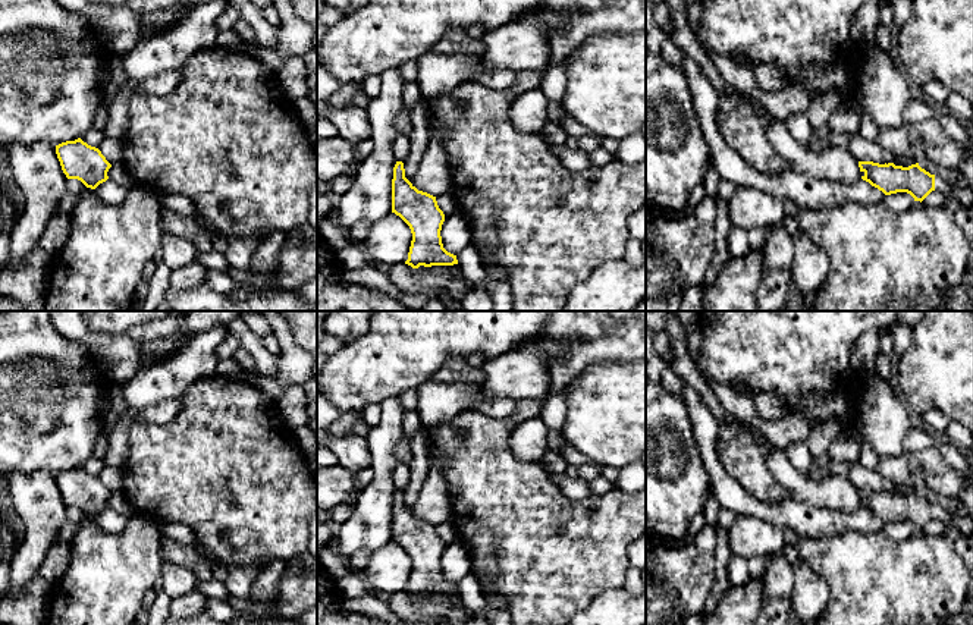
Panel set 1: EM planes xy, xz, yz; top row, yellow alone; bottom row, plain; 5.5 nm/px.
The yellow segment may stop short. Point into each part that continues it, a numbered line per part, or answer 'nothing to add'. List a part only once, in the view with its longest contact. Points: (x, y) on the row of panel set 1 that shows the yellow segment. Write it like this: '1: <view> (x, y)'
1: yz (964, 194)

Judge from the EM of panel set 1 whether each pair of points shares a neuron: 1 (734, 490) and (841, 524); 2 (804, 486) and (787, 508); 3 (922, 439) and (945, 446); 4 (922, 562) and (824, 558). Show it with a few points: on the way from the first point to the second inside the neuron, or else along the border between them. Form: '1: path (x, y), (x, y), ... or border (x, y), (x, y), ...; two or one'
1: path (760, 509), (815, 521); one
2: border (791, 496), (828, 508); two
3: path (928, 439), (939, 442); one
4: path (897, 562), (848, 562); one

